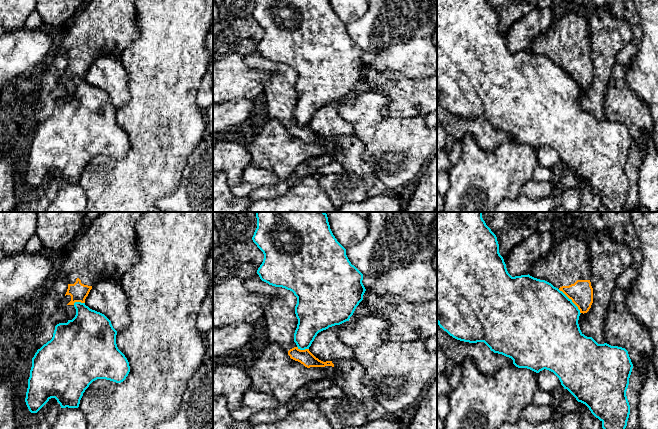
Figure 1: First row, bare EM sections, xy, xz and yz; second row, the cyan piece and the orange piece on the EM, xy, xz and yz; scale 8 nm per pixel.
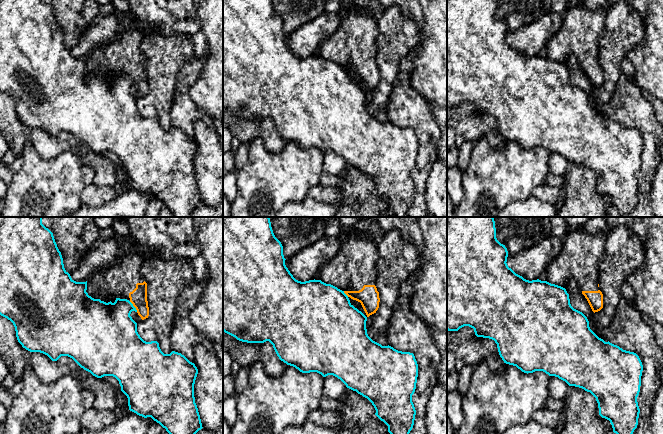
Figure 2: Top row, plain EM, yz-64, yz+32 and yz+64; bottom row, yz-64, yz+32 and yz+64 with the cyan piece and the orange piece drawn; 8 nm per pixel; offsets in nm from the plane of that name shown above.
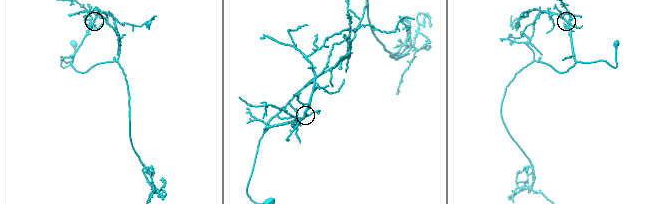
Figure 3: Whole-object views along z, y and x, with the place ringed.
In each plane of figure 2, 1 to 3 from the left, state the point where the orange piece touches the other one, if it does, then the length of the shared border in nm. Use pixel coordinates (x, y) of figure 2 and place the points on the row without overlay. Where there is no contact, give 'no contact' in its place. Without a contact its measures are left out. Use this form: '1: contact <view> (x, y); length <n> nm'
1: contact yz-64 (133, 82); length 110 nm
2: contact yz+32 (345, 70); length 60 nm
3: no contact

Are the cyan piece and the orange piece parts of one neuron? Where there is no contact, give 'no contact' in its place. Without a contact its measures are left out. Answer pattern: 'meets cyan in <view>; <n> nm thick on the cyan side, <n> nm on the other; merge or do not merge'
meets cyan in yz; 500 nm thick on the cyan side, 190 nm on the other; do not merge

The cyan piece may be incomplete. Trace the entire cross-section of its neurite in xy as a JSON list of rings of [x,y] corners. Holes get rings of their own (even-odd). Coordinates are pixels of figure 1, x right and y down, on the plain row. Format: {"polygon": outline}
{"polygon": [[[75,78],[74,83],[75,93],[57,100],[52,115],[32,134],[25,174],[31,189],[37,189],[51,174],[55,174],[61,184],[78,184],[83,169],[93,157],[106,155],[121,159],[130,148],[127,134],[117,123],[117,107],[111,97],[85,79]]]}

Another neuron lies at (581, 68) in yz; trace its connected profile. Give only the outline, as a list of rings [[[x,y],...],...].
[[[570,7],[567,13],[554,20],[551,27],[529,49],[562,67],[583,90],[589,87],[593,79],[588,36],[589,18]]]

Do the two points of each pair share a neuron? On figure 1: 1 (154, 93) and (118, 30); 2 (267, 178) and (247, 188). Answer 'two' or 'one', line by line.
1: two
2: one

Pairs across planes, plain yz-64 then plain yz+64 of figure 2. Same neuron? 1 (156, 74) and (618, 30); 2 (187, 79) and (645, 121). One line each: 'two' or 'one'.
1: one
2: one

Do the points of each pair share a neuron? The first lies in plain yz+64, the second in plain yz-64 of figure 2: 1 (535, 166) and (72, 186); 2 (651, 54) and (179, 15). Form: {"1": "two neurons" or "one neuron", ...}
{"1": "one neuron", "2": "two neurons"}

